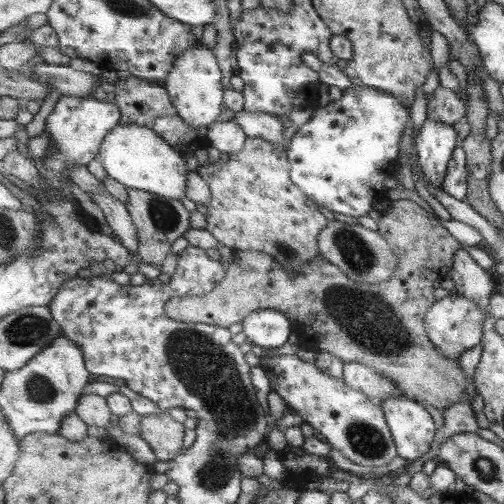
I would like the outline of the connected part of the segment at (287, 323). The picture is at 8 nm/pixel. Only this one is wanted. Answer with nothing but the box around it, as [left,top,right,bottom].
[241,308,296,349]

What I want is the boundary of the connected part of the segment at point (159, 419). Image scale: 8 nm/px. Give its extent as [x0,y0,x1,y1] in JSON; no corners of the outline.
[141,410,185,461]

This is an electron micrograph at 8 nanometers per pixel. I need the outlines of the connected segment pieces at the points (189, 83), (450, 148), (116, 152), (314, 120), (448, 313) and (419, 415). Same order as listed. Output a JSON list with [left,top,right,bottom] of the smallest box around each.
[[164,46,226,131],[415,117,461,190],[97,124,190,198],[288,85,411,218],[426,294,487,360],[381,395,438,463]]

